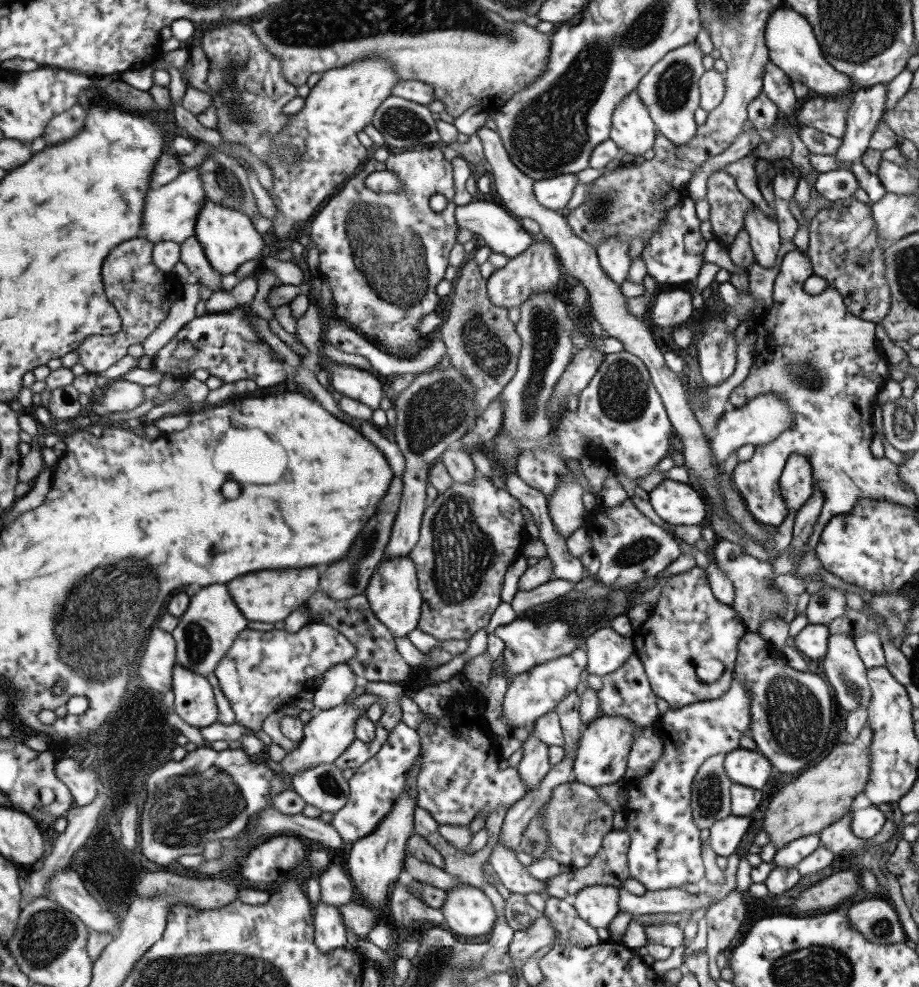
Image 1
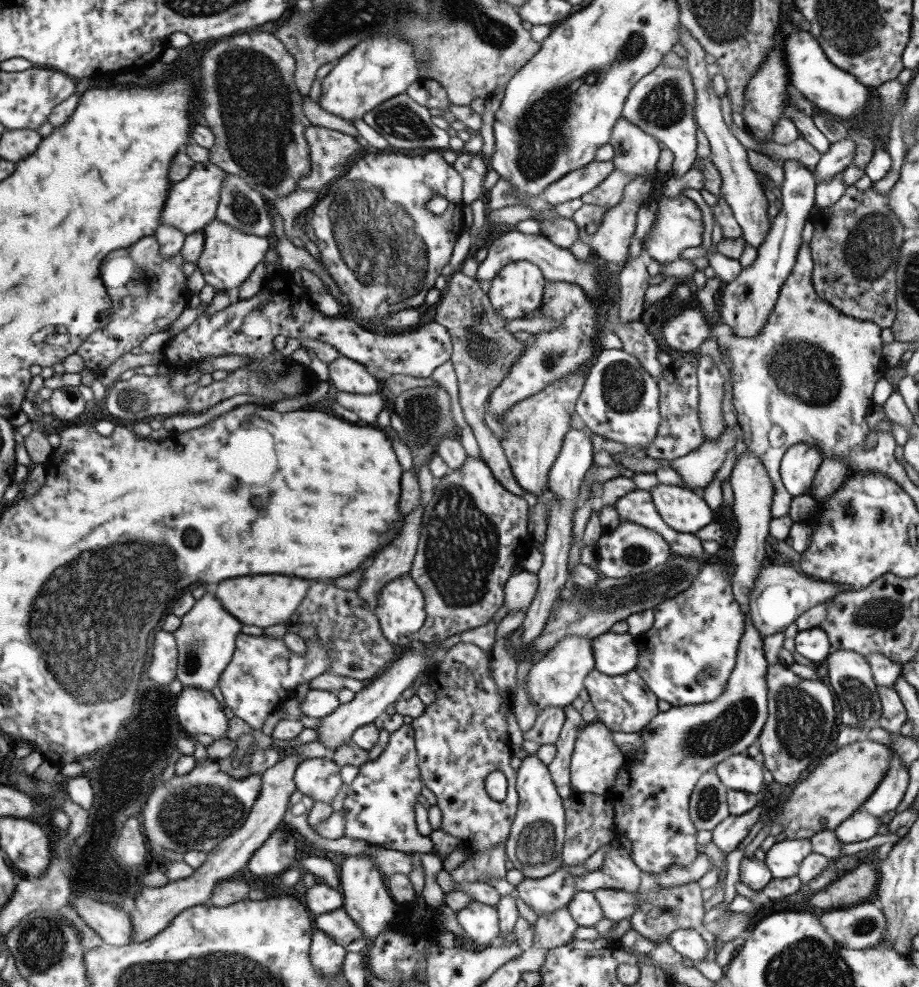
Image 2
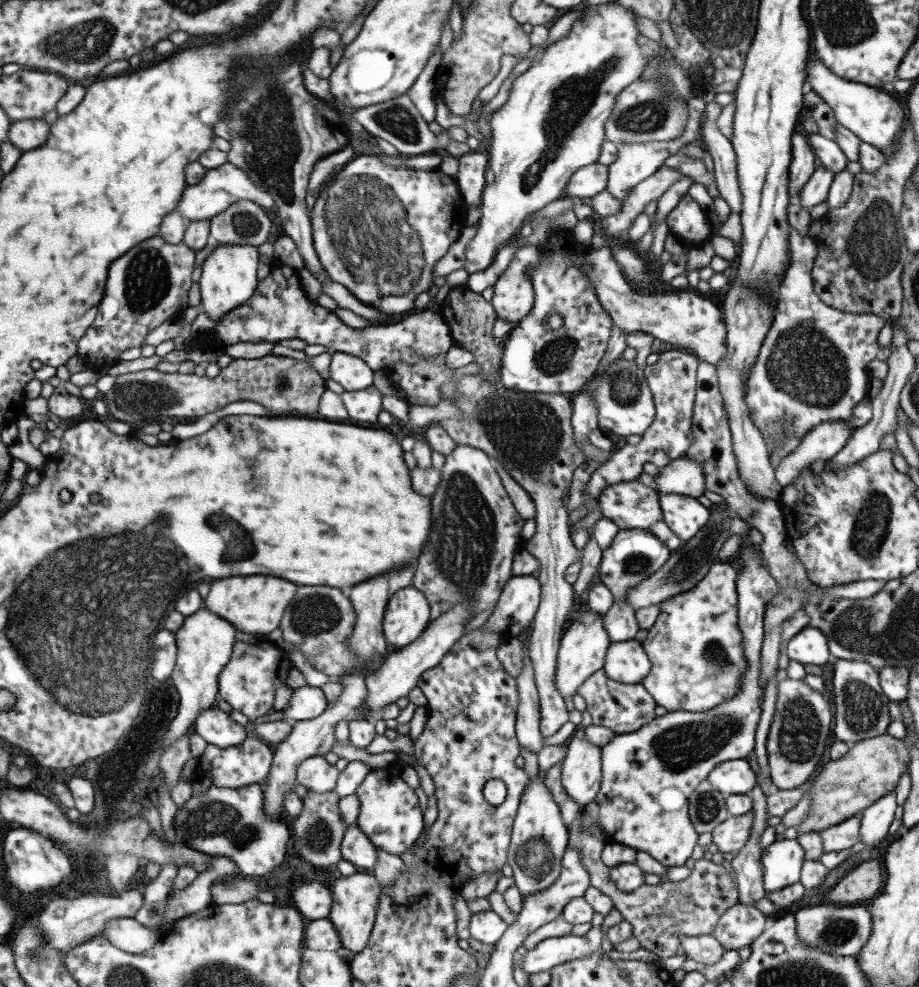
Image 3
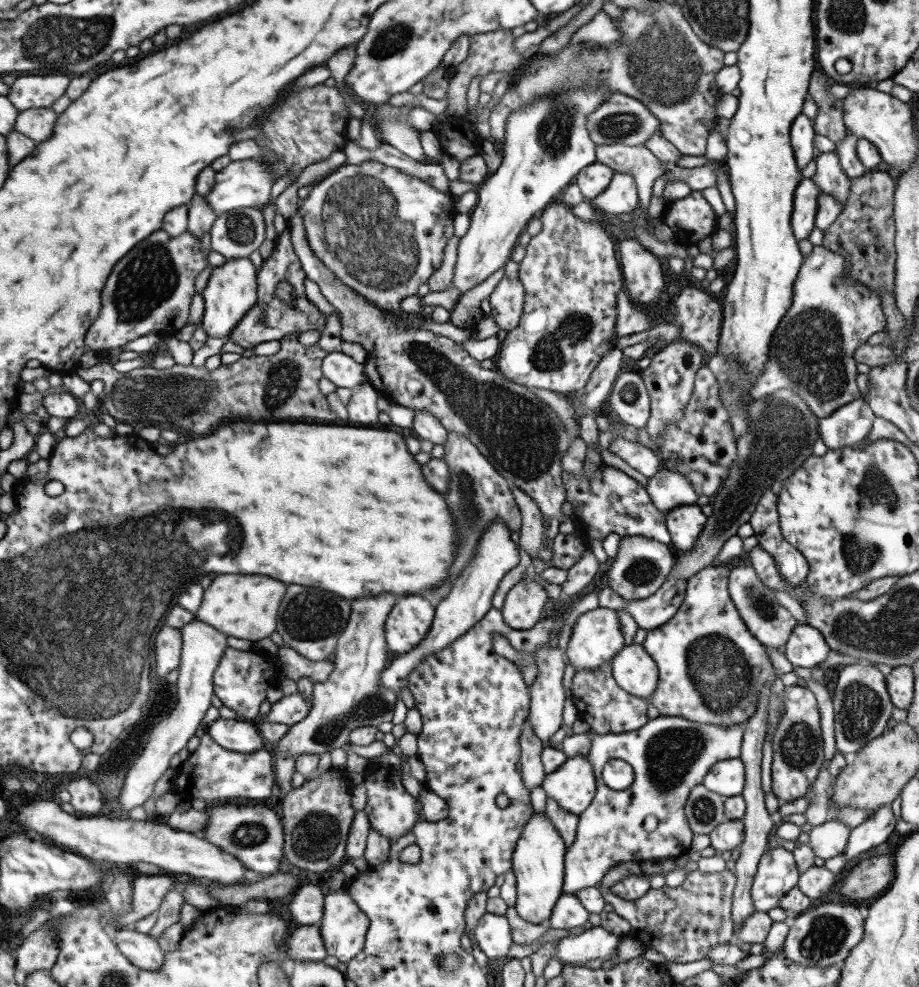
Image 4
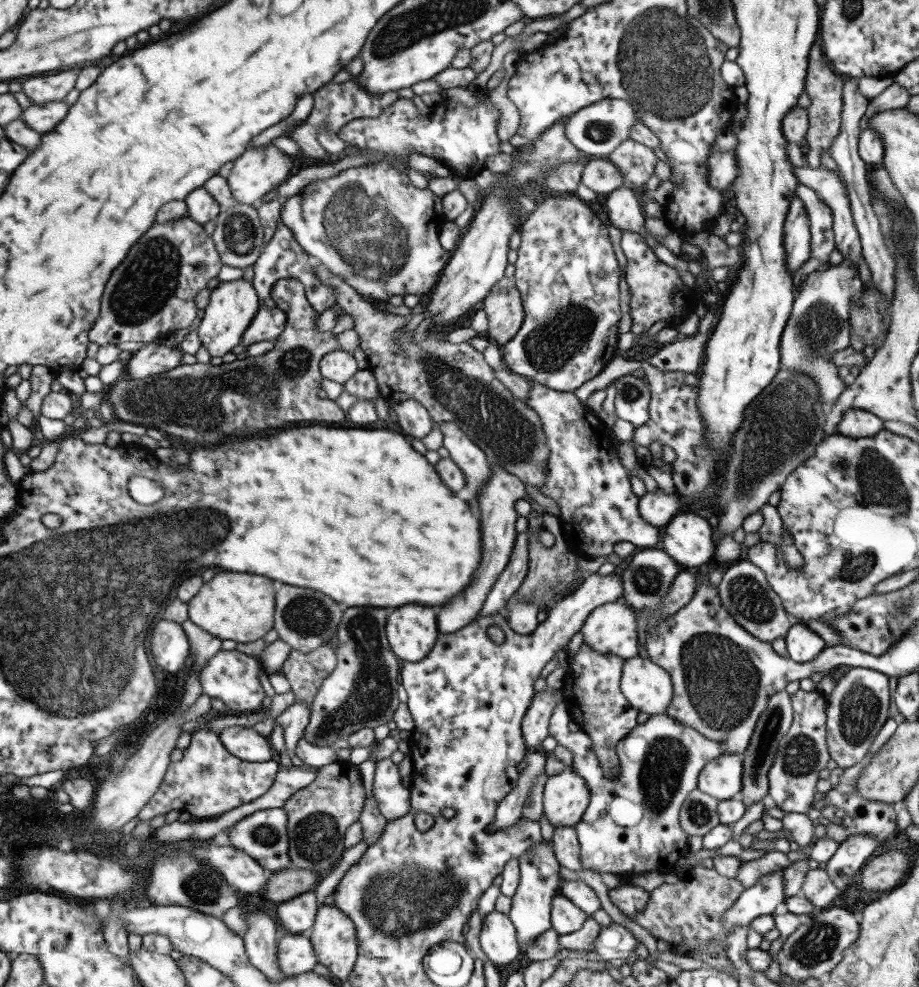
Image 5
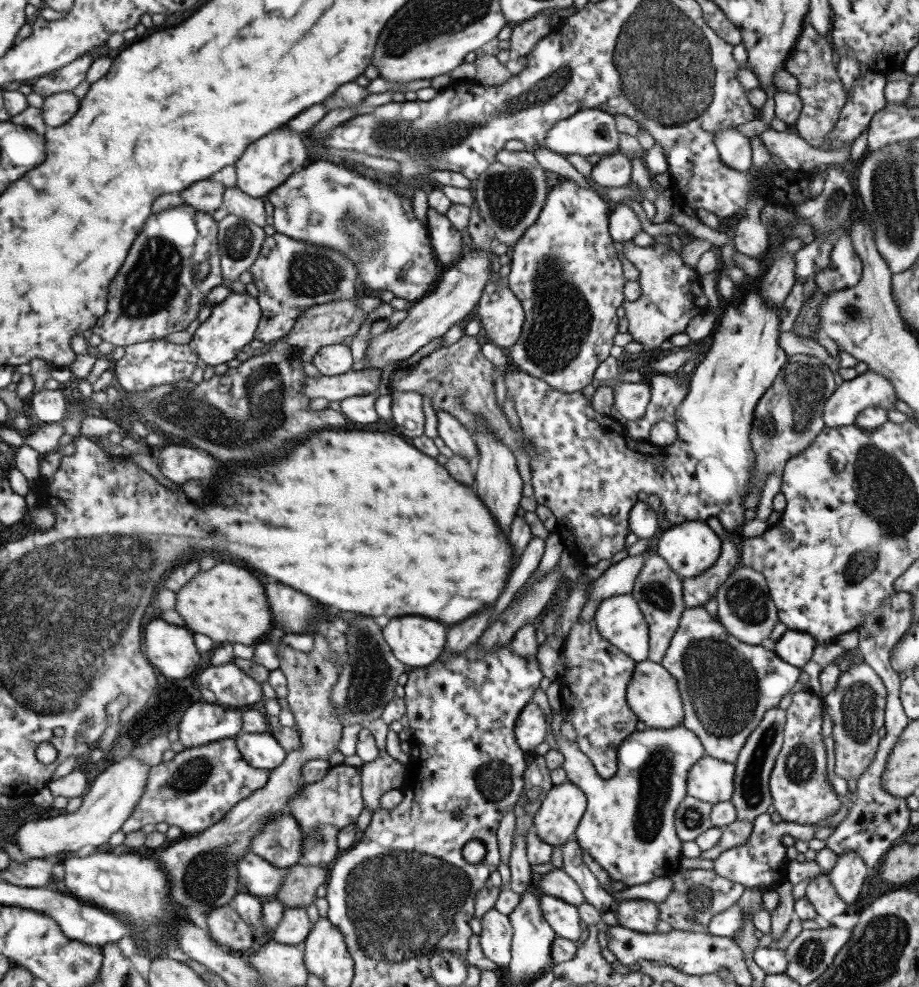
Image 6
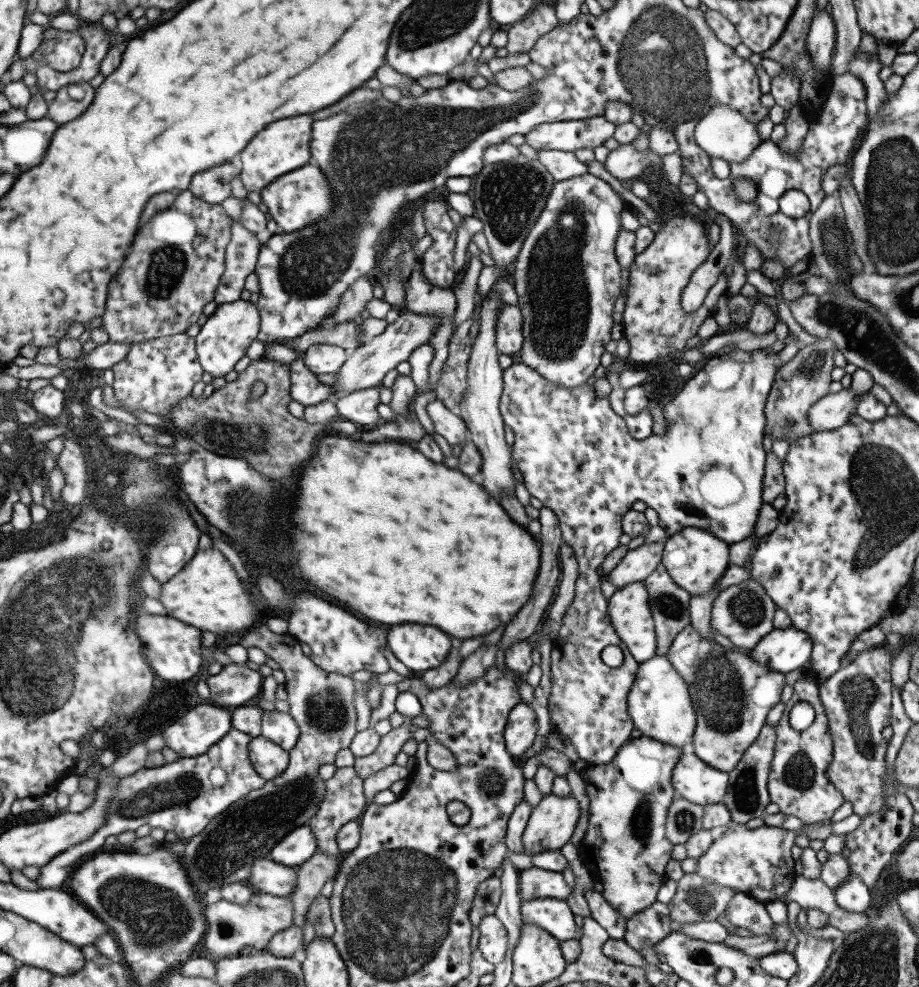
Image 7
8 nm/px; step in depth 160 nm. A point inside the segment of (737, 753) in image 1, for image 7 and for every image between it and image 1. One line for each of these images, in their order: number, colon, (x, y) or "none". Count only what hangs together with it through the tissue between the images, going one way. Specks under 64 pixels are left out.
2: (739, 772)
3: (733, 777)
4: (726, 778)
5: (720, 778)
6: (710, 780)
7: (693, 780)

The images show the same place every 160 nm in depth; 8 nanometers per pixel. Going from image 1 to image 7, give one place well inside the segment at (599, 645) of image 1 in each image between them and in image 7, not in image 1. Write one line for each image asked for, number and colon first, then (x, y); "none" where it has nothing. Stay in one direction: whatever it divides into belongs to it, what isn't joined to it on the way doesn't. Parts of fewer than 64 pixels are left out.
2: (614, 654)
3: (625, 662)
4: (634, 671)
5: (646, 686)
6: (652, 694)
7: (658, 703)

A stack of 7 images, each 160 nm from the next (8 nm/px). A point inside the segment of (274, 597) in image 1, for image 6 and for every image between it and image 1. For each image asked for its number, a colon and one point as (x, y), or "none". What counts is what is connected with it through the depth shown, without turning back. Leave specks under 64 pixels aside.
2: (262, 601)
3: (253, 604)
4: (244, 607)
5: (239, 607)
6: (227, 604)

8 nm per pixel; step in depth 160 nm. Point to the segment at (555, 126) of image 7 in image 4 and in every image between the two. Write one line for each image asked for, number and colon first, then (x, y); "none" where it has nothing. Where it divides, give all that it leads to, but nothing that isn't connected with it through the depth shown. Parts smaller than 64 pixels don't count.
4: (620, 119)
5: (596, 129)
6: (586, 132)

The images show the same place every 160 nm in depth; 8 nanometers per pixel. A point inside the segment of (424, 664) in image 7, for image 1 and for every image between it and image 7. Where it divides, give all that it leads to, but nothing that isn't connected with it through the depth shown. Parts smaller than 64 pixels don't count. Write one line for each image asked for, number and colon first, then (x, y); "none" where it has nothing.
1: (392, 593)
2: (400, 610)
3: (407, 613)
4: (409, 621)
5: (411, 631)
6: (414, 641)

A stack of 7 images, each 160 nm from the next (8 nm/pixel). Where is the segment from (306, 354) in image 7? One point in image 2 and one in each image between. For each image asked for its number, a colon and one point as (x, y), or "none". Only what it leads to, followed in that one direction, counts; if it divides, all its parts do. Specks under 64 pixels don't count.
2: (346, 375)
3: (350, 372)
4: (339, 368)
5: (338, 365)
6: (332, 360)

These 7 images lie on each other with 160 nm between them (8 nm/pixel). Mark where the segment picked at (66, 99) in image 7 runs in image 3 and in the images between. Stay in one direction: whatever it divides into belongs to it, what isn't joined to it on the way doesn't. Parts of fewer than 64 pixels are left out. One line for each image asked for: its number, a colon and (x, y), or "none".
3: (29, 134)
4: (39, 124)
5: (45, 117)
6: (58, 109)

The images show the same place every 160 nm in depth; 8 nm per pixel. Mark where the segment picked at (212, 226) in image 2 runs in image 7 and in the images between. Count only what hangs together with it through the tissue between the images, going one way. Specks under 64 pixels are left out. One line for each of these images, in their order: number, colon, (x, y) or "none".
3: (228, 277)
4: (230, 290)
5: (231, 305)
6: (231, 324)
7: (221, 341)

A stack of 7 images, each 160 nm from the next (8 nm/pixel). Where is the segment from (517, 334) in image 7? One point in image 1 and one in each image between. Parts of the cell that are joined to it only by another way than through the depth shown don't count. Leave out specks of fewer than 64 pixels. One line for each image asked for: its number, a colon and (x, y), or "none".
1: (535, 269)
2: (517, 288)
3: (512, 298)
4: (506, 300)
5: (502, 304)
6: (501, 315)

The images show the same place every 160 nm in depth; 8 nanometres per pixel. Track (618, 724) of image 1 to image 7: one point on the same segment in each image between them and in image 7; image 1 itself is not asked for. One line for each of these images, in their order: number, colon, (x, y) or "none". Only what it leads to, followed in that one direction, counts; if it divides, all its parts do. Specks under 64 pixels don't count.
2: (594, 760)
3: (580, 776)
4: (572, 785)
5: (565, 796)
6: (558, 815)
7: (551, 821)

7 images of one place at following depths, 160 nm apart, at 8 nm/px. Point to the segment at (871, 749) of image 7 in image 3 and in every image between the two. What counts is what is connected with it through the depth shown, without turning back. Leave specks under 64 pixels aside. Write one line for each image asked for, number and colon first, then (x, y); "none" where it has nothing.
3: (861, 709)
4: (861, 705)
5: (856, 708)
6: (855, 707)

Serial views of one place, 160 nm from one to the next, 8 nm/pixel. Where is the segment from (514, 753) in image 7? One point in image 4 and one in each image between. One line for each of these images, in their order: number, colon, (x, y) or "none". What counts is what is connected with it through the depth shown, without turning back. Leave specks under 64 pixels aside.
4: (546, 693)
5: (534, 726)
6: (529, 729)

